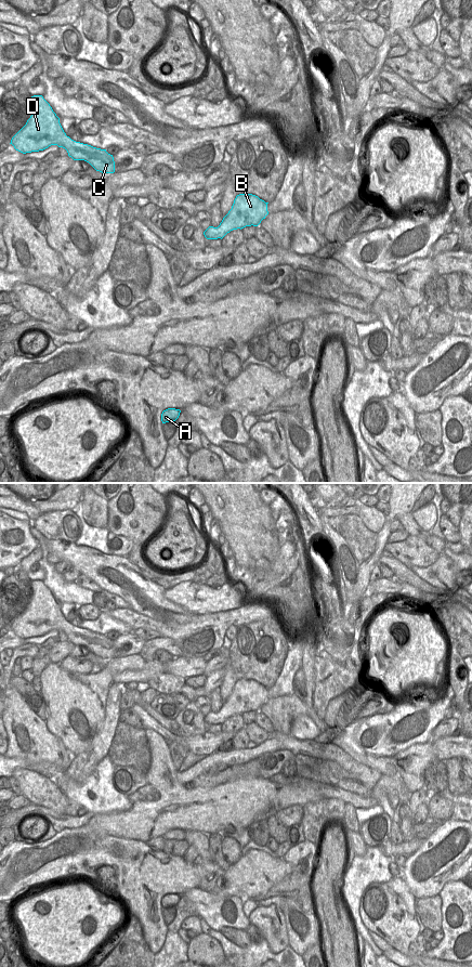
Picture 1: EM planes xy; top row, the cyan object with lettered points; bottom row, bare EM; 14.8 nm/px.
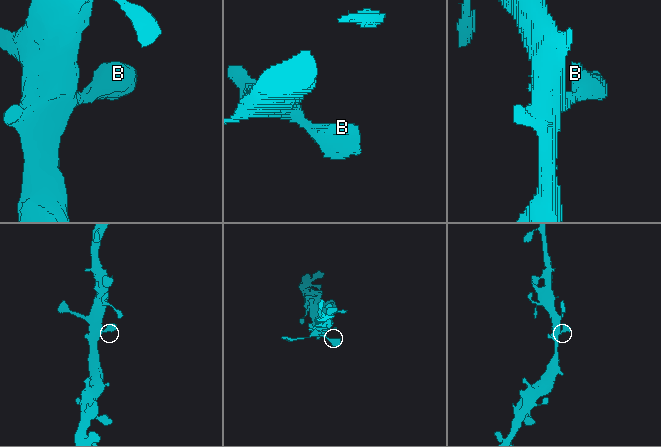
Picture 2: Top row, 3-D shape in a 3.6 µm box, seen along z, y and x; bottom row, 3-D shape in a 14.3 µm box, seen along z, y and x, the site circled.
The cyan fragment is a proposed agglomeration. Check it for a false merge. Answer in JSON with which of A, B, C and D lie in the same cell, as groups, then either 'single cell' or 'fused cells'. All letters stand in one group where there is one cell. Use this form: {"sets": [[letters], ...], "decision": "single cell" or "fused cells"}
{"sets": [["A", "B", "C", "D"]], "decision": "single cell"}

